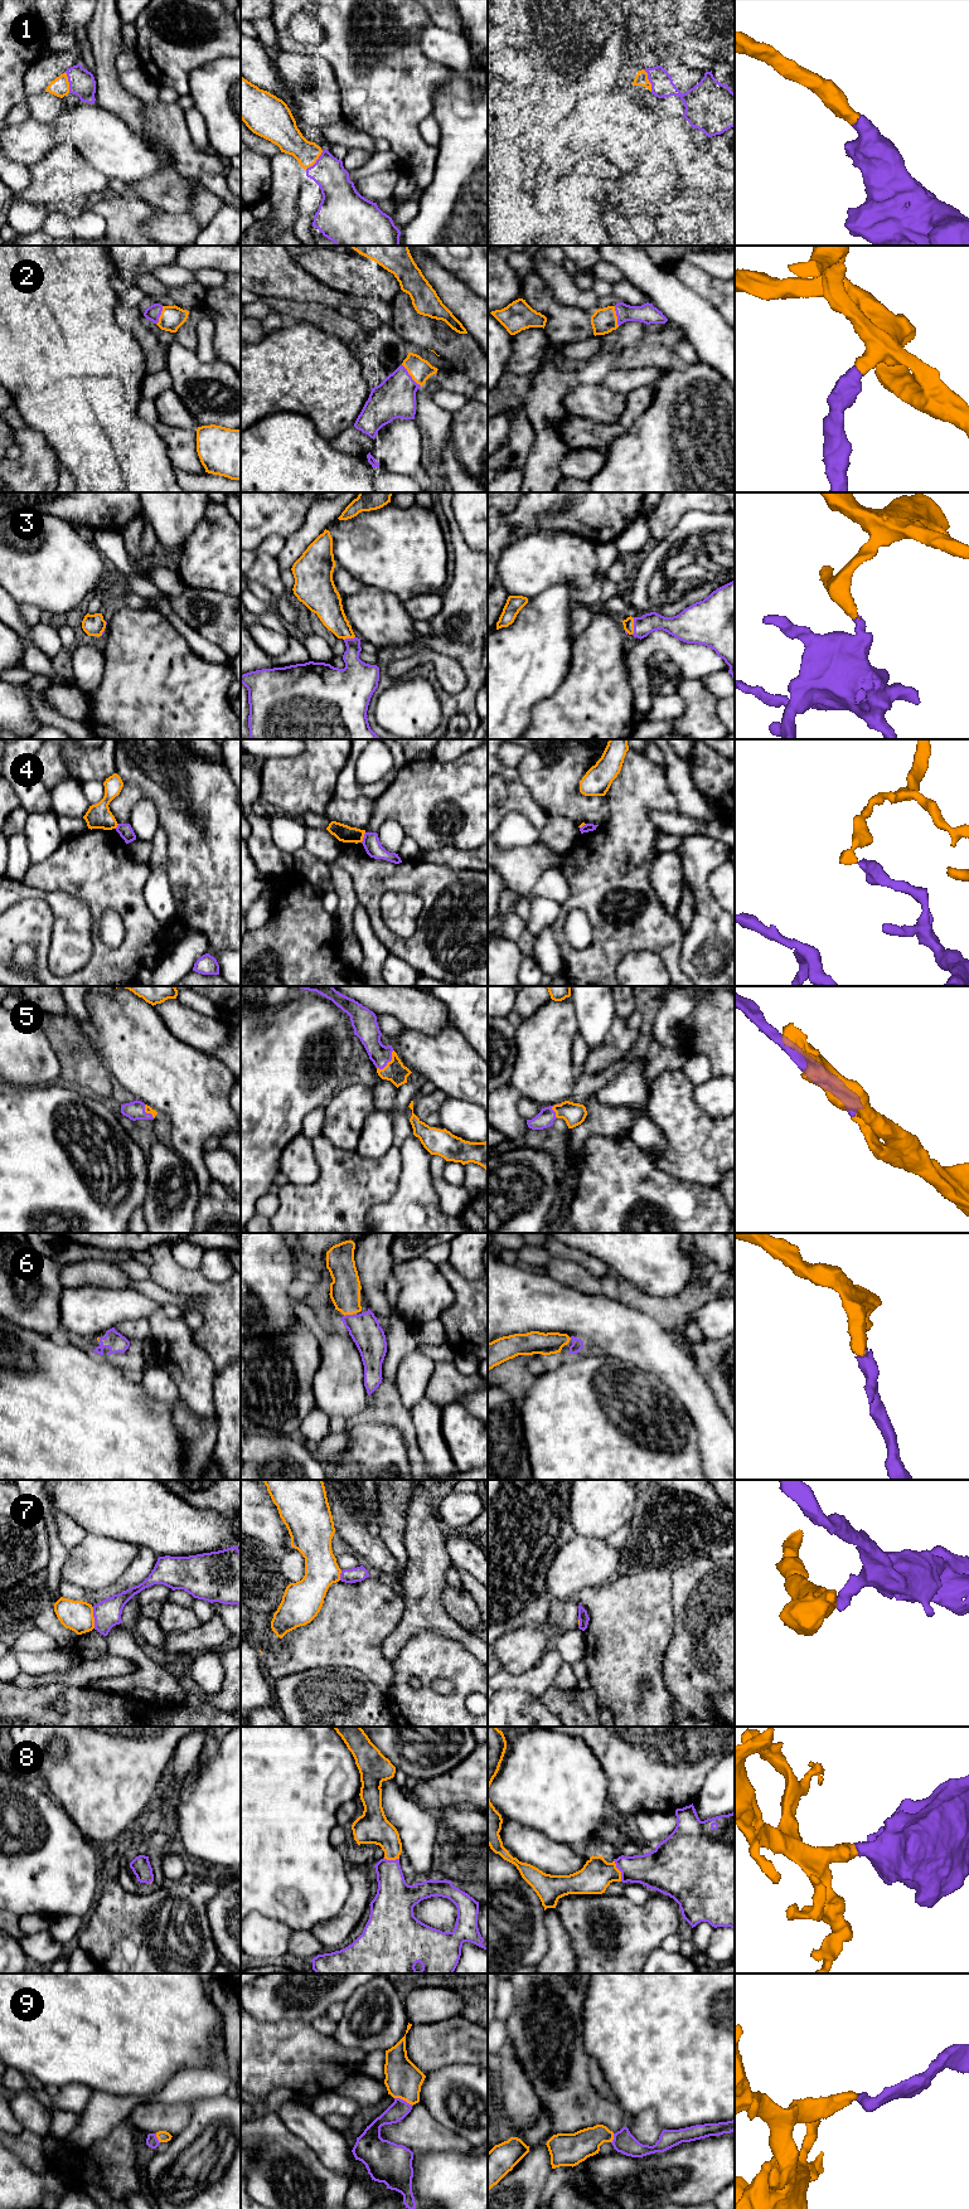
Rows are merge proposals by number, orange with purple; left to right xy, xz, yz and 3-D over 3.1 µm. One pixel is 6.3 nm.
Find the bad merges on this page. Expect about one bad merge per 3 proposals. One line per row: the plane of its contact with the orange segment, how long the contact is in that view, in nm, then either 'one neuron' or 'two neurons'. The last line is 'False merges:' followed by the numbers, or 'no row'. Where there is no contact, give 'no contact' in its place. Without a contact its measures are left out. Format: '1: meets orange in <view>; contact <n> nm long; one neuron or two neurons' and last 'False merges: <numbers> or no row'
1: meets orange in yz; contact 160 nm long; one neuron
2: meets orange in xz; contact 190 nm long; one neuron
3: meets orange in yz; contact 110 nm long; one neuron
4: meets orange in xz; contact 70 nm long; two neurons
5: meets orange in xz; contact 160 nm long; one neuron
6: meets orange in xz; contact 60 nm long; one neuron
7: meets orange in xy; contact 140 nm long; two neurons
8: meets orange in yz; contact 140 nm long; one neuron
9: meets orange in xz; contact 130 nm long; one neuron
False merges: 4, 7

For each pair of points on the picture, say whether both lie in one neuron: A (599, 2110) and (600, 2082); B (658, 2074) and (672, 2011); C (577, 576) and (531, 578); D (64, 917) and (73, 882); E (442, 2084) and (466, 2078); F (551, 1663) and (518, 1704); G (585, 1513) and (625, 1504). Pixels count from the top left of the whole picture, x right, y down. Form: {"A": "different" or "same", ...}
{"A": "different", "B": "same", "C": "same", "D": "different", "E": "same", "F": "different", "G": "same"}

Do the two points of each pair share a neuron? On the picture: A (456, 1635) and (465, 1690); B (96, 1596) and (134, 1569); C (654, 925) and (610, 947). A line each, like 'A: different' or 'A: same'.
A: different
B: same
C: same

